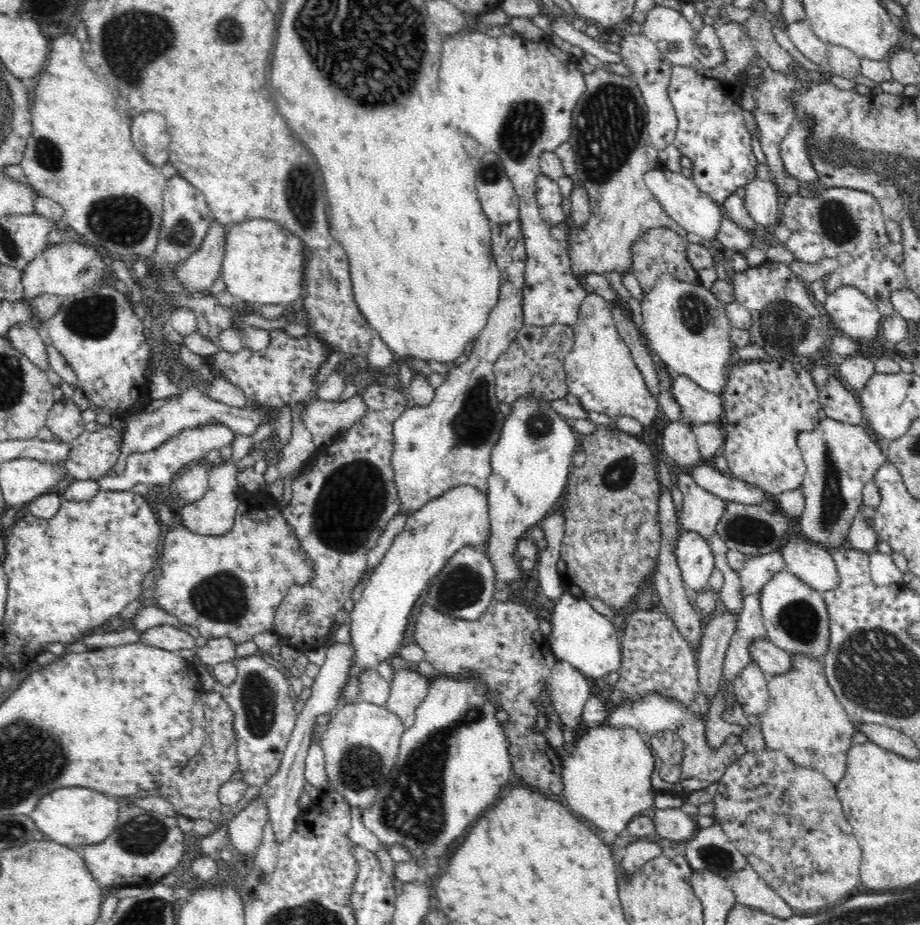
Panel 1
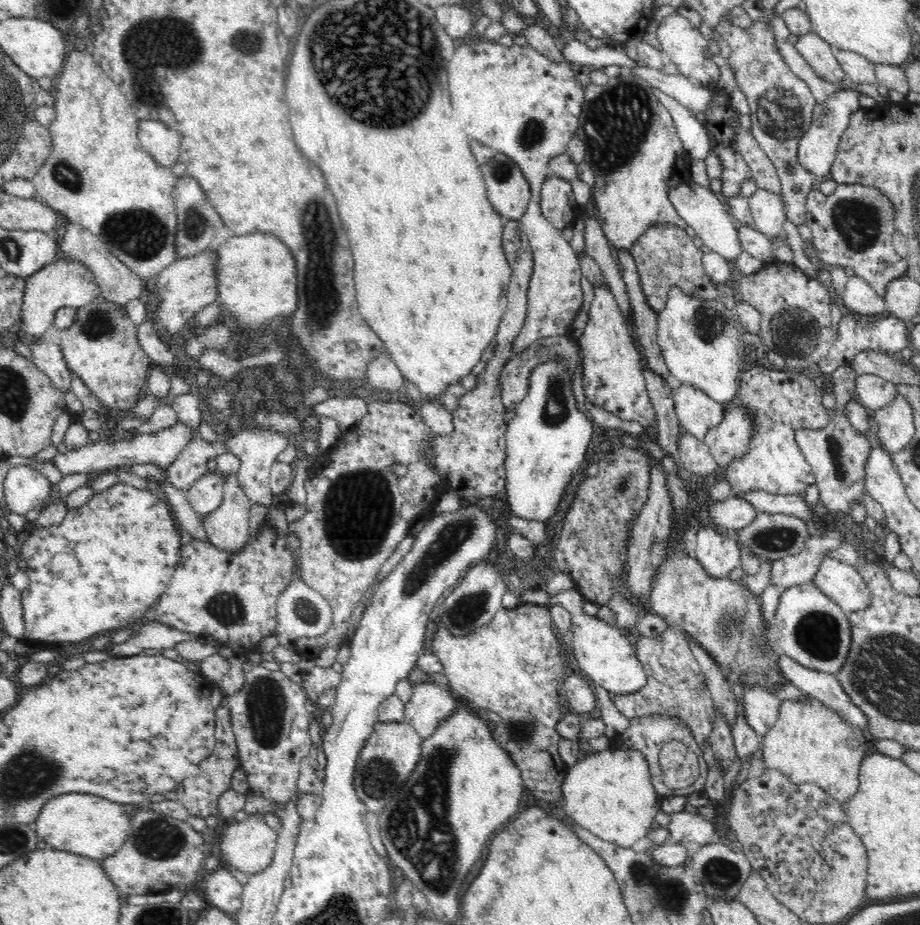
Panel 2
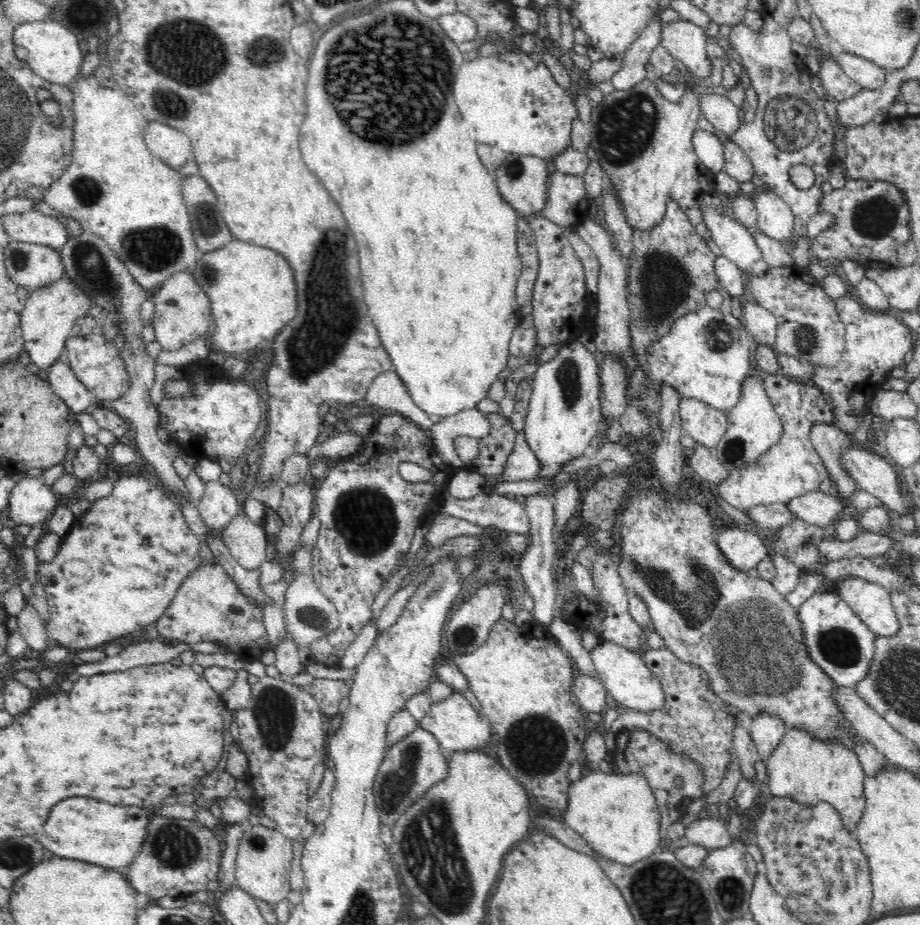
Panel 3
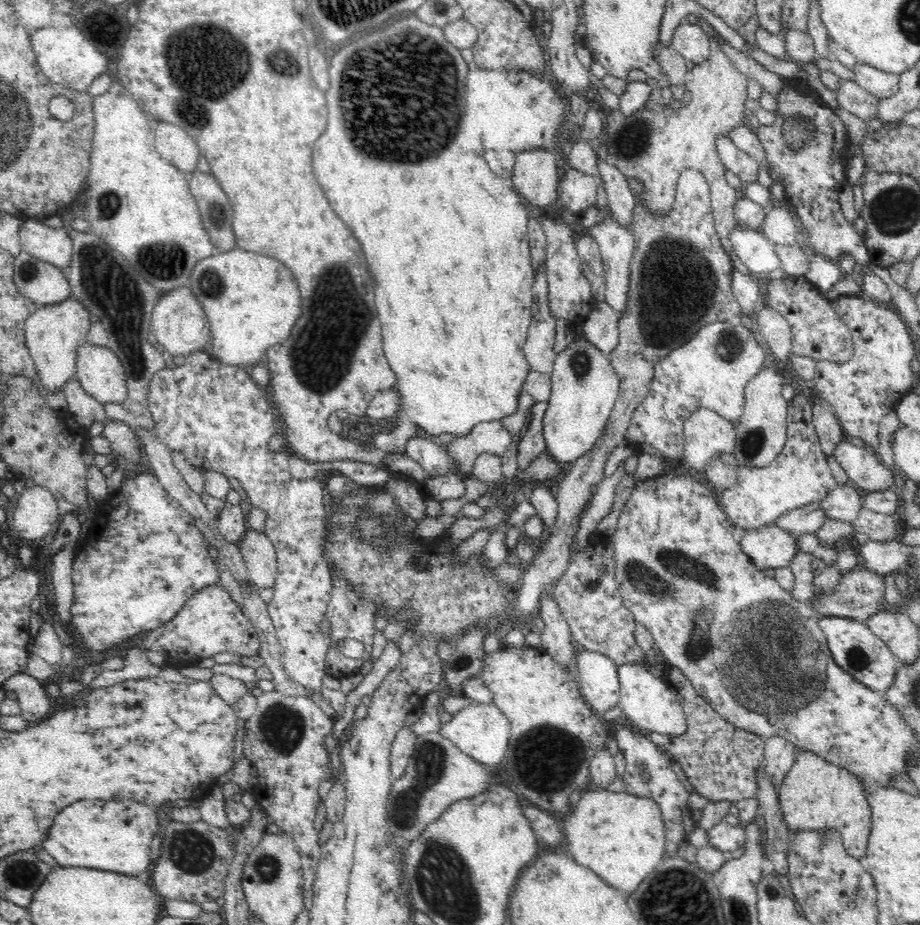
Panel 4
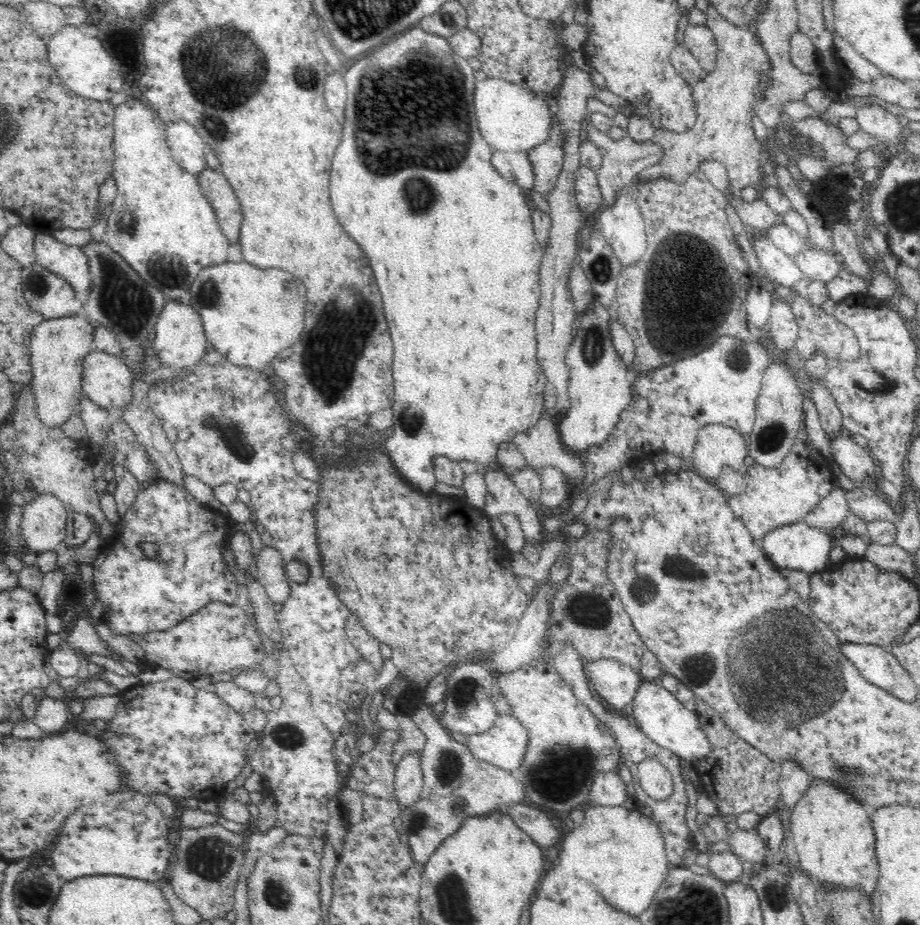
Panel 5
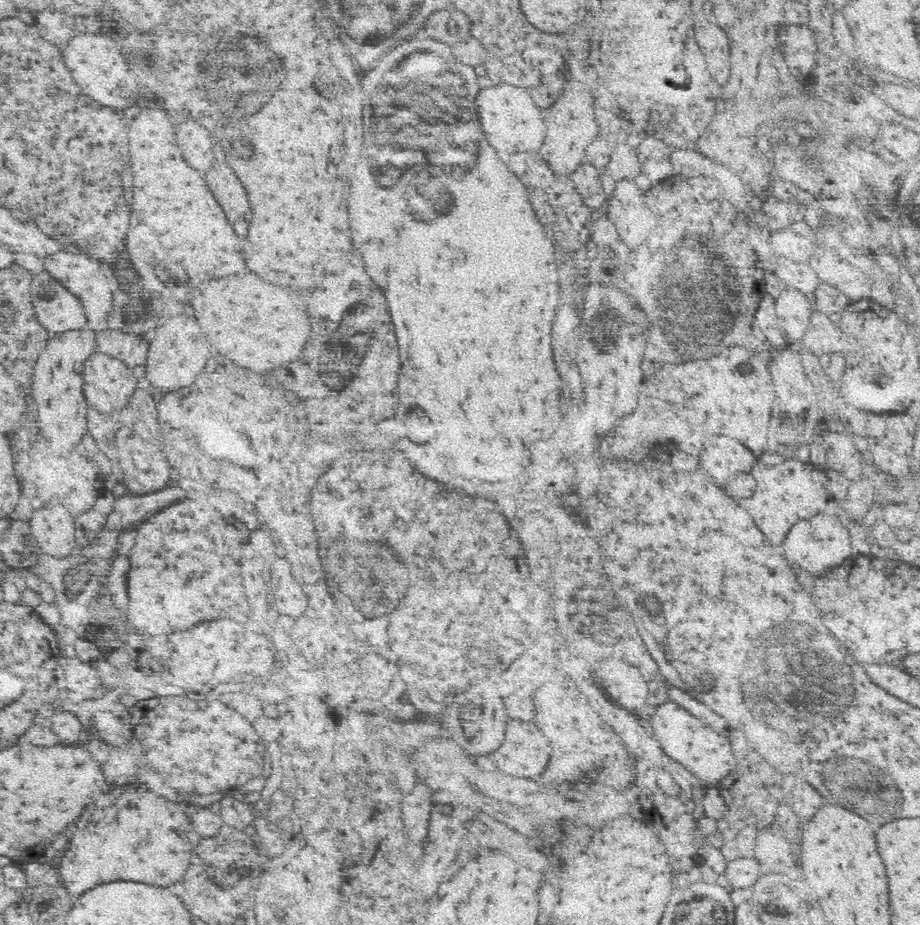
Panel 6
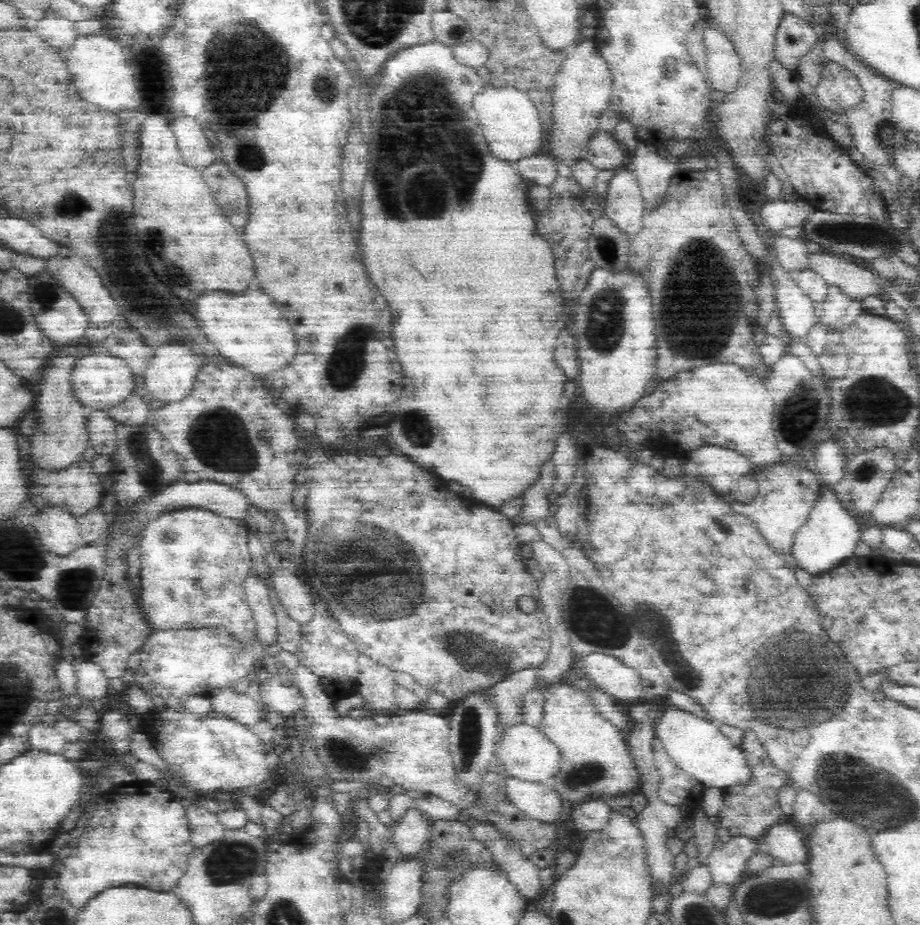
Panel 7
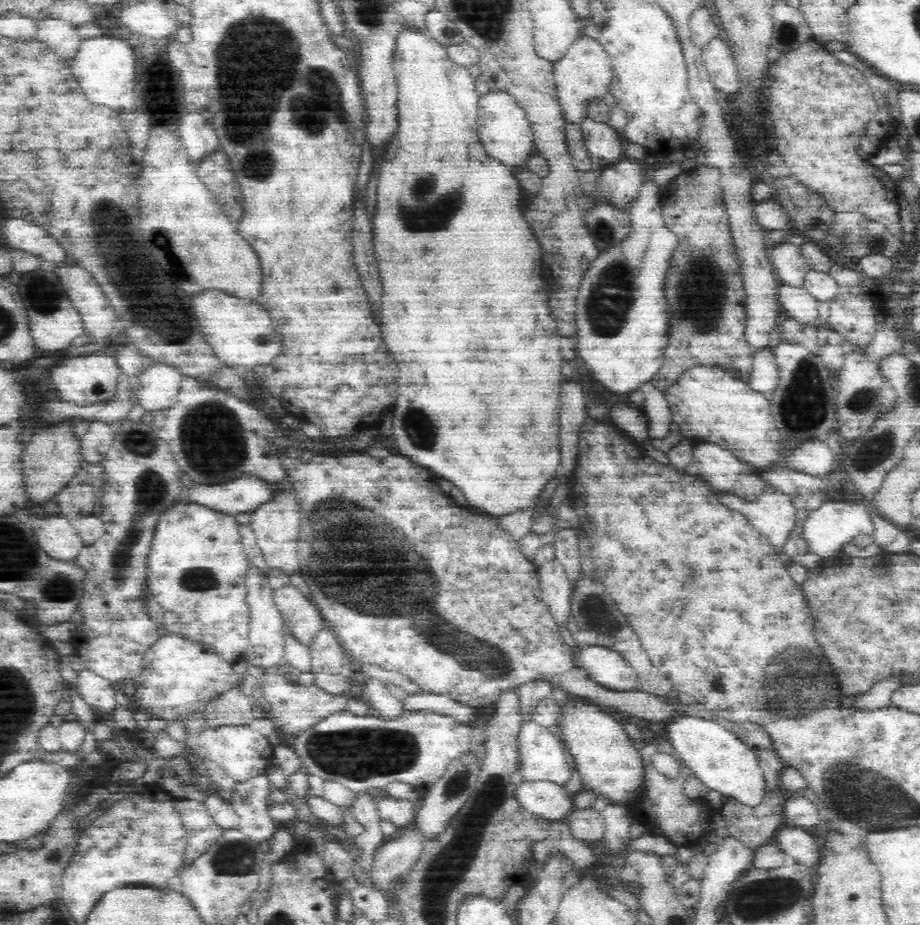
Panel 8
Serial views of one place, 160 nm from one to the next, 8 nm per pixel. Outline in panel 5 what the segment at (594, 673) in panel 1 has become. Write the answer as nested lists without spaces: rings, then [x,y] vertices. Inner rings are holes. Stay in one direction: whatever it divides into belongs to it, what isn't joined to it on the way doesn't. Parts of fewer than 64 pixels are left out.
[[[649,672],[644,674],[636,690],[629,717],[650,740],[679,756],[689,769],[694,760],[702,760],[712,752],[710,740],[702,731],[698,715],[690,707],[686,697],[681,692],[674,692],[671,688],[663,686]]]

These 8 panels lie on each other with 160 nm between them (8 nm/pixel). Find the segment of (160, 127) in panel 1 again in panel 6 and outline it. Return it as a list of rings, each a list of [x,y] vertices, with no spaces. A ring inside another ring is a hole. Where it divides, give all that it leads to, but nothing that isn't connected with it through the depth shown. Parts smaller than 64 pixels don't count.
[[[192,118],[174,122],[173,133],[182,160],[196,170],[208,170],[214,164],[211,136]]]

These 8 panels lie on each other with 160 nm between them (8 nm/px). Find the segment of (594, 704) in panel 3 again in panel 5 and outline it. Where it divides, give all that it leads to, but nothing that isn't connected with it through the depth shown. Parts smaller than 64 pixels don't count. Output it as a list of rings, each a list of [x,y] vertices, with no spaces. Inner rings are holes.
[[[616,659],[585,661],[584,672],[598,698],[610,710],[619,713],[631,707],[645,674],[634,672],[634,669]]]

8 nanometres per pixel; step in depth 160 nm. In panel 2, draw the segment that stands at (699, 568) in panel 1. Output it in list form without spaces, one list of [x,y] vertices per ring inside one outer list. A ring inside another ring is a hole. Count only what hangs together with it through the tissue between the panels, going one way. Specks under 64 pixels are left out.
[[[704,526],[695,527],[694,532],[696,552],[693,554],[706,573],[714,578],[724,578],[740,568],[743,551],[730,532]]]

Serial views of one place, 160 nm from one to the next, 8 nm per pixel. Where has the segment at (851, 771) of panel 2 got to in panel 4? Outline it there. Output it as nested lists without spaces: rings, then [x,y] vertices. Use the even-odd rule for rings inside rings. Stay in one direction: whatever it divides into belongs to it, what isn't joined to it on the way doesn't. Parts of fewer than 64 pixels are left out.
[[[800,750],[796,752],[794,764],[777,791],[781,812],[790,832],[834,829],[842,838],[846,853],[863,862],[870,834],[870,806],[864,790],[865,786],[862,788],[861,780],[853,772],[830,764],[817,754]]]

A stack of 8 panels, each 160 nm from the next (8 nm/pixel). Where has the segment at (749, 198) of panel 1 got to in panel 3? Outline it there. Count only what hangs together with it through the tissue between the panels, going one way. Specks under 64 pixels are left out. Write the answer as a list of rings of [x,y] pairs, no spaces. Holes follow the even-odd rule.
[[[769,189],[751,196],[757,212],[757,230],[781,242],[789,241],[794,230],[792,209]]]

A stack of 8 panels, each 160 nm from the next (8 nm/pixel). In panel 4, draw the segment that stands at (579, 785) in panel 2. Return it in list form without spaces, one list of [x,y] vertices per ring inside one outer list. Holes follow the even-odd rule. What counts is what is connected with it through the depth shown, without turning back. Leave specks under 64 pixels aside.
[[[590,786],[583,791],[572,815],[564,816],[562,830],[563,844],[568,846],[572,859],[626,894],[632,894],[667,856],[665,823],[658,804],[652,799],[628,795],[621,787],[603,790]]]

